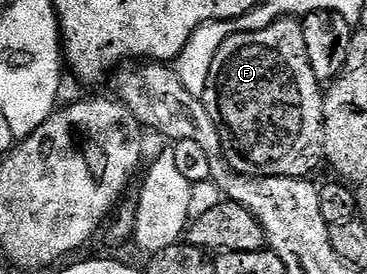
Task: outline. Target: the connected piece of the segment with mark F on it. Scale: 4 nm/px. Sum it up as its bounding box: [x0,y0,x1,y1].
[202,19,325,177]

